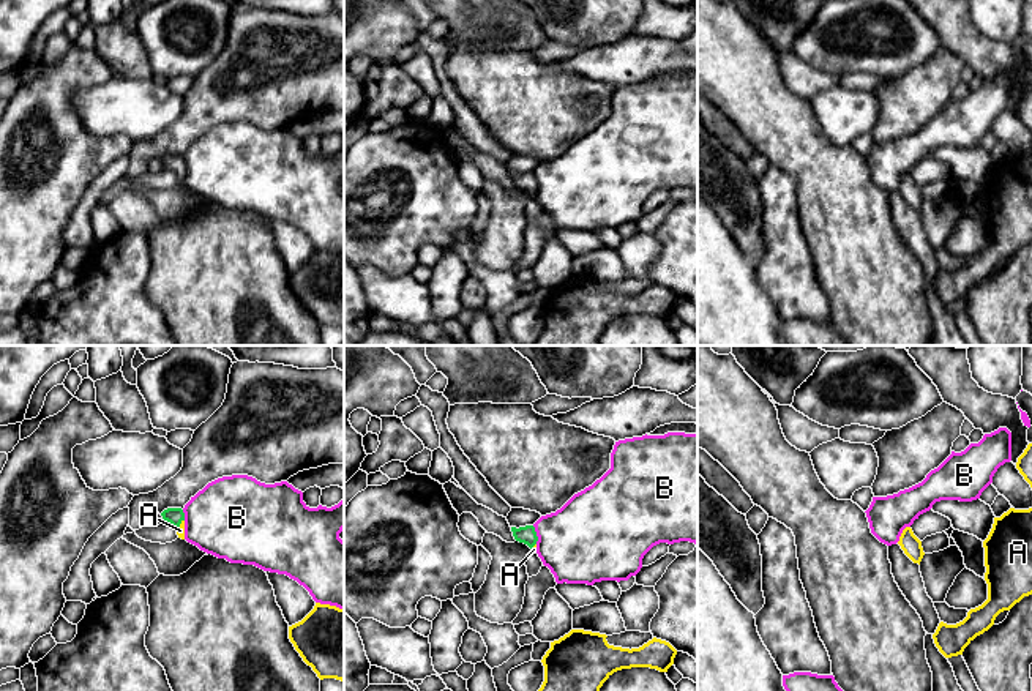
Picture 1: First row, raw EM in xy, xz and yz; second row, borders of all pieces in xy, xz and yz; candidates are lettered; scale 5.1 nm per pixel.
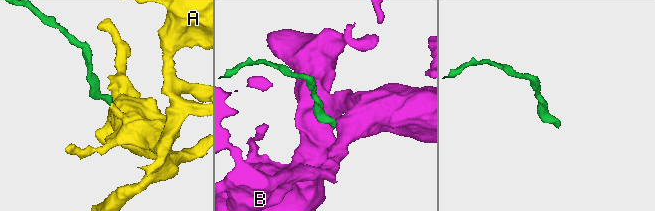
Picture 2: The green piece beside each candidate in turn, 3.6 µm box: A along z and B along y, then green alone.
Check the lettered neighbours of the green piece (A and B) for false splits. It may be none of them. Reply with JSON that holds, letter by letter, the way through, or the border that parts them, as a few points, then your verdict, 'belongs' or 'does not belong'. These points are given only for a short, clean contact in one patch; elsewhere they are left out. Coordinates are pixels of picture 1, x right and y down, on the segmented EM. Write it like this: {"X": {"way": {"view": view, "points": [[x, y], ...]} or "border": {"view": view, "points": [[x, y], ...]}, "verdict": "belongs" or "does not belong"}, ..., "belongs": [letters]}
{"A": {"way": {"view": "xy", "points": [[171, 515], [180, 522], [180, 530]]}, "verdict": "belongs"}, "B": {"verdict": "does not belong"}, "belongs": ["A"]}

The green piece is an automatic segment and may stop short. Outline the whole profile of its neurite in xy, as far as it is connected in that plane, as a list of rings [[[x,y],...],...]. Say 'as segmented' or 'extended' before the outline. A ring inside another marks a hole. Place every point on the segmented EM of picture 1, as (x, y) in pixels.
extended | [[[167,508],[161,513],[163,519],[177,529],[178,538],[185,540],[185,513],[181,508]]]

